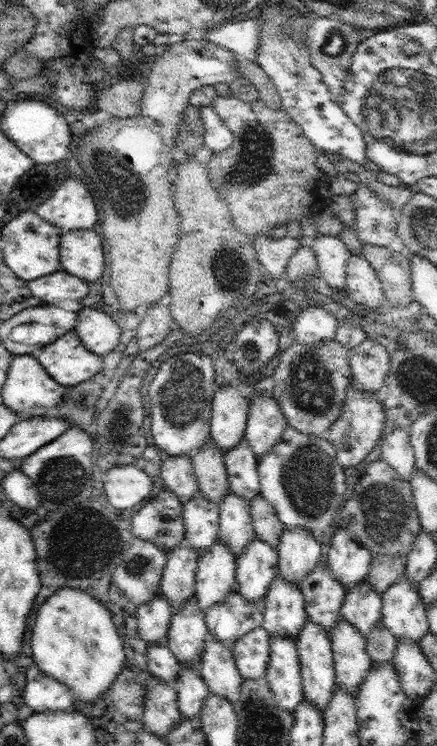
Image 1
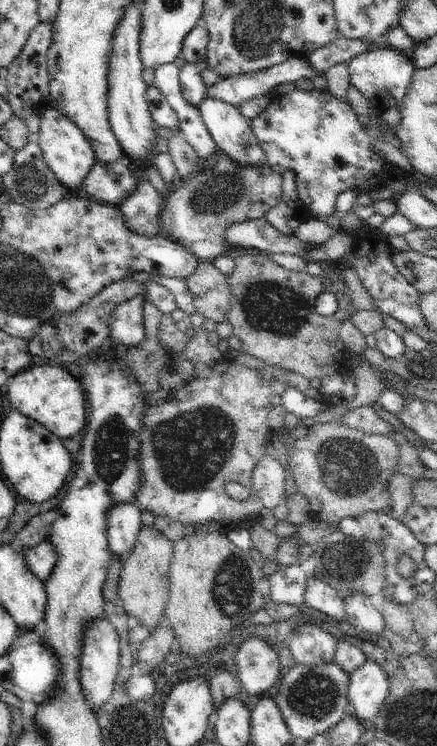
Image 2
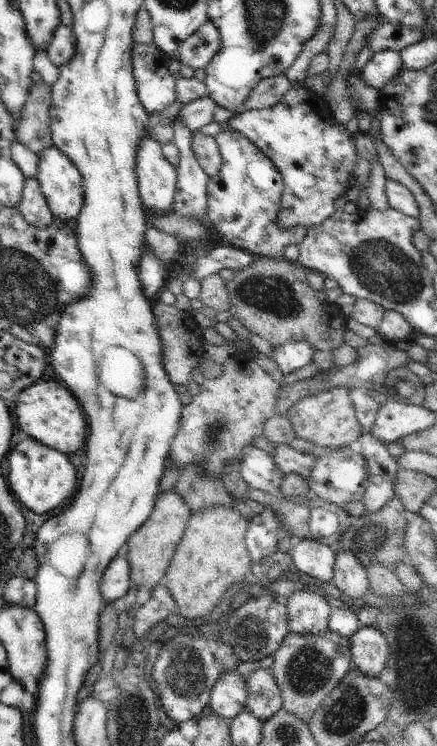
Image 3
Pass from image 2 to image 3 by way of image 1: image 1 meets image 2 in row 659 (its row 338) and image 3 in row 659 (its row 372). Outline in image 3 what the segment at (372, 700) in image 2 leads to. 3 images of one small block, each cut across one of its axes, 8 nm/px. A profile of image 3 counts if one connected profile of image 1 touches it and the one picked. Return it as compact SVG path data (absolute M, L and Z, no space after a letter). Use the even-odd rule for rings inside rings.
M361 626L350 638L351 664L361 673L379 677L390 651L385 634L375 627Z

